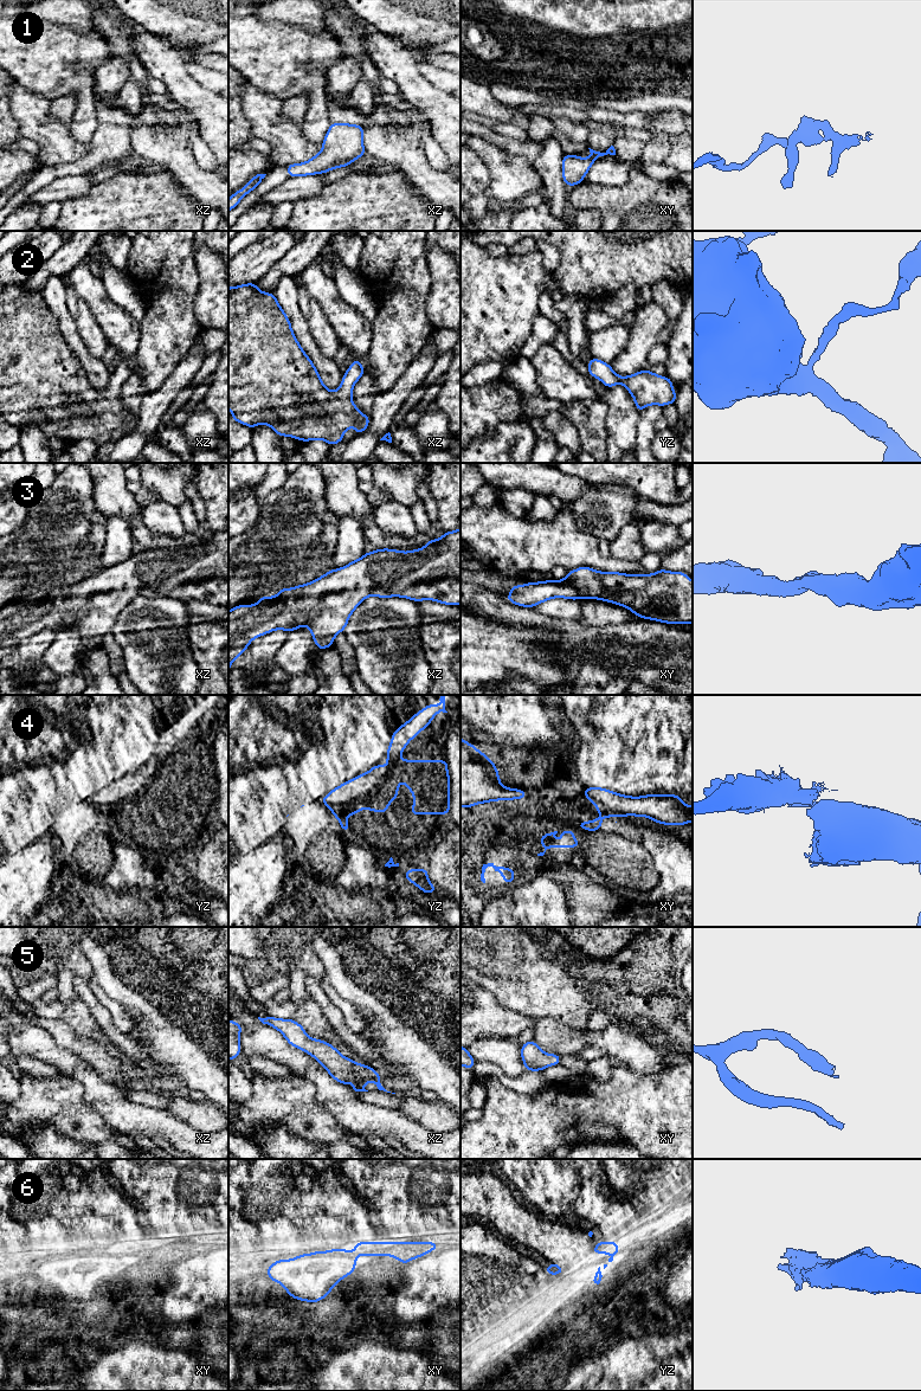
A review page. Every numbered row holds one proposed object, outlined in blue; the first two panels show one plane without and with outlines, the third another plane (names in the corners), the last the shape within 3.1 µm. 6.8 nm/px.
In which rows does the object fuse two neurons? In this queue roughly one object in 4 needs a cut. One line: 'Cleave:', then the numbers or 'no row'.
Cleave: 4

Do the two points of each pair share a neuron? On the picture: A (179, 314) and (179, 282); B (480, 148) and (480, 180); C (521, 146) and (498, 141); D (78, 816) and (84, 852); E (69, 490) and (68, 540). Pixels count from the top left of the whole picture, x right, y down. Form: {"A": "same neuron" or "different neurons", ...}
{"A": "same neuron", "B": "different neurons", "C": "same neuron", "D": "same neuron", "E": "same neuron"}

